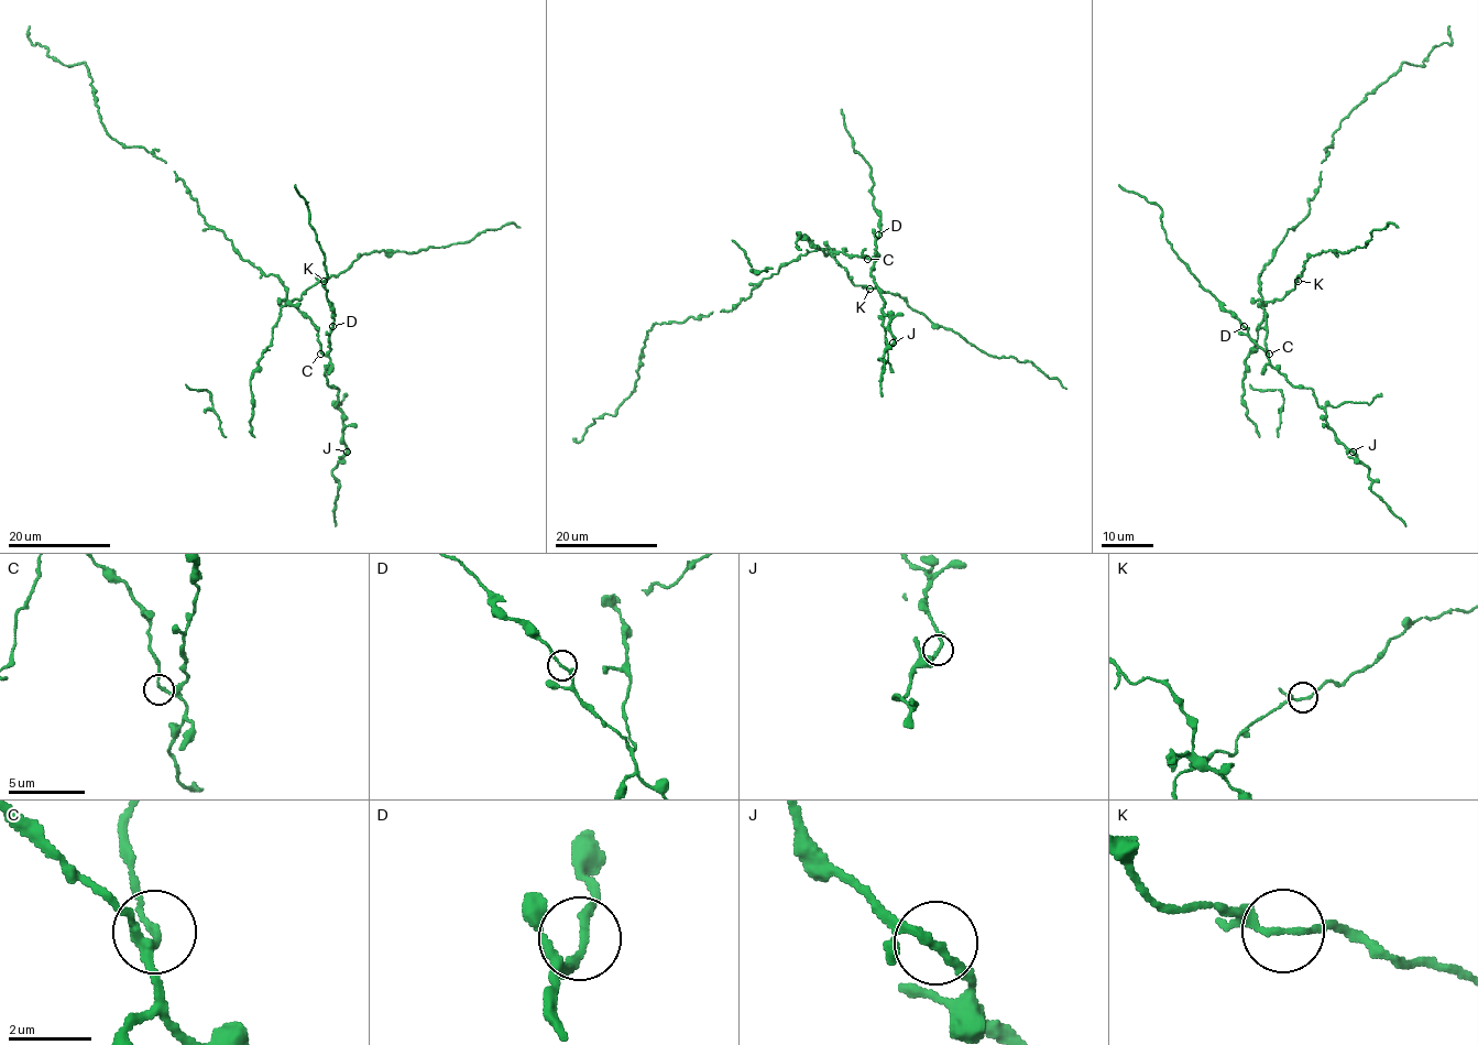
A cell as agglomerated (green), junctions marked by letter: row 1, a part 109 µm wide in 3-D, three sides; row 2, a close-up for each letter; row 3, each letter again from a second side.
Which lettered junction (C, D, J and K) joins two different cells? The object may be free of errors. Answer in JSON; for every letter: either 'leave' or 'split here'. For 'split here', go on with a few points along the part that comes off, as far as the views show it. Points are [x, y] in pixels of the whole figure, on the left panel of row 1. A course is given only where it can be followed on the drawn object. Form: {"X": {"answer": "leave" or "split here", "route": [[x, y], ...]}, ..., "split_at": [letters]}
{"C": {"answer": "leave"}, "D": {"answer": "leave"}, "J": {"answer": "leave"}, "K": {"answer": "leave"}, "split_at": []}

